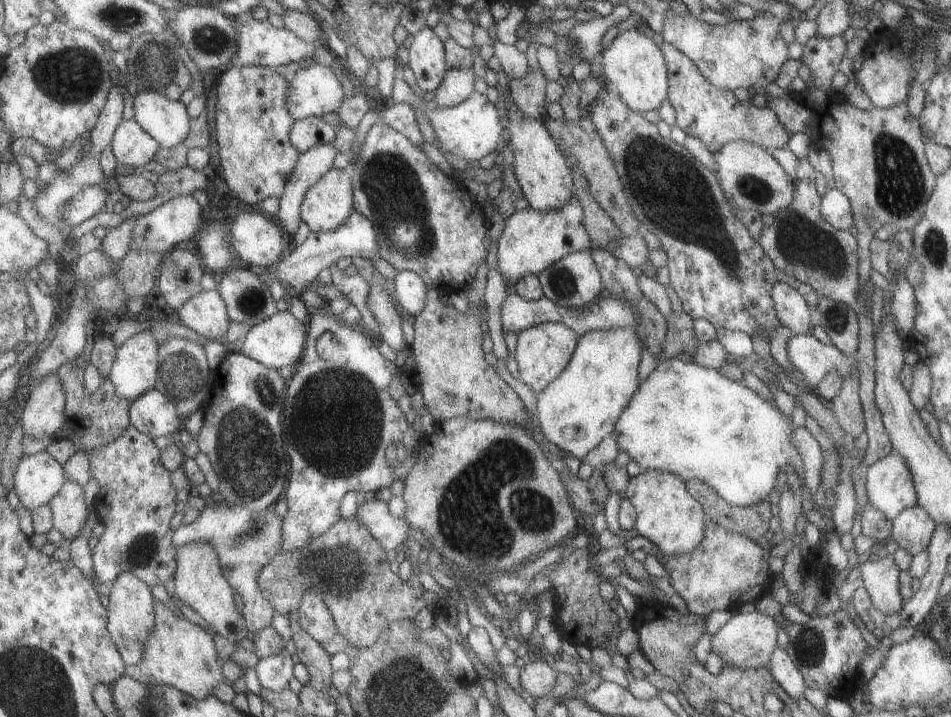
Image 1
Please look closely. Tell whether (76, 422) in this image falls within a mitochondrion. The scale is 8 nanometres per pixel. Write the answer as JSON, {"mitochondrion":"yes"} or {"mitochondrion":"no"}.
{"mitochondrion":"no"}

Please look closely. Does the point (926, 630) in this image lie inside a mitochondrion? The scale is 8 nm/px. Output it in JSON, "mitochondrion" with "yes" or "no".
{"mitochondrion":"no"}

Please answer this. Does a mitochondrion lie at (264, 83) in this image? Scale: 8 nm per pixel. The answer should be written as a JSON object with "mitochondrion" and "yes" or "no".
{"mitochondrion":"no"}

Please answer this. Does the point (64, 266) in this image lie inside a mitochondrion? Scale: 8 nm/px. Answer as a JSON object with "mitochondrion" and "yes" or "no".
{"mitochondrion":"no"}

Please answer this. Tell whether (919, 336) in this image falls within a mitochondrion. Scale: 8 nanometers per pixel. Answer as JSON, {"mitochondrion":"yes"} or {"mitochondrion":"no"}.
{"mitochondrion":"no"}

